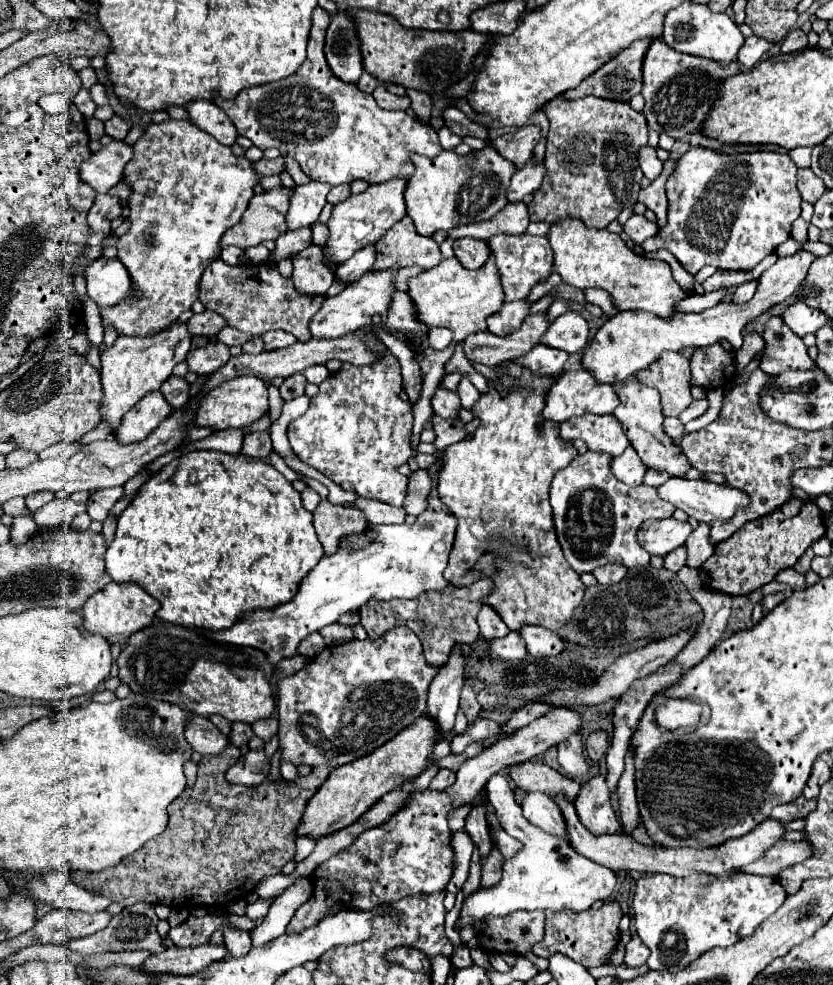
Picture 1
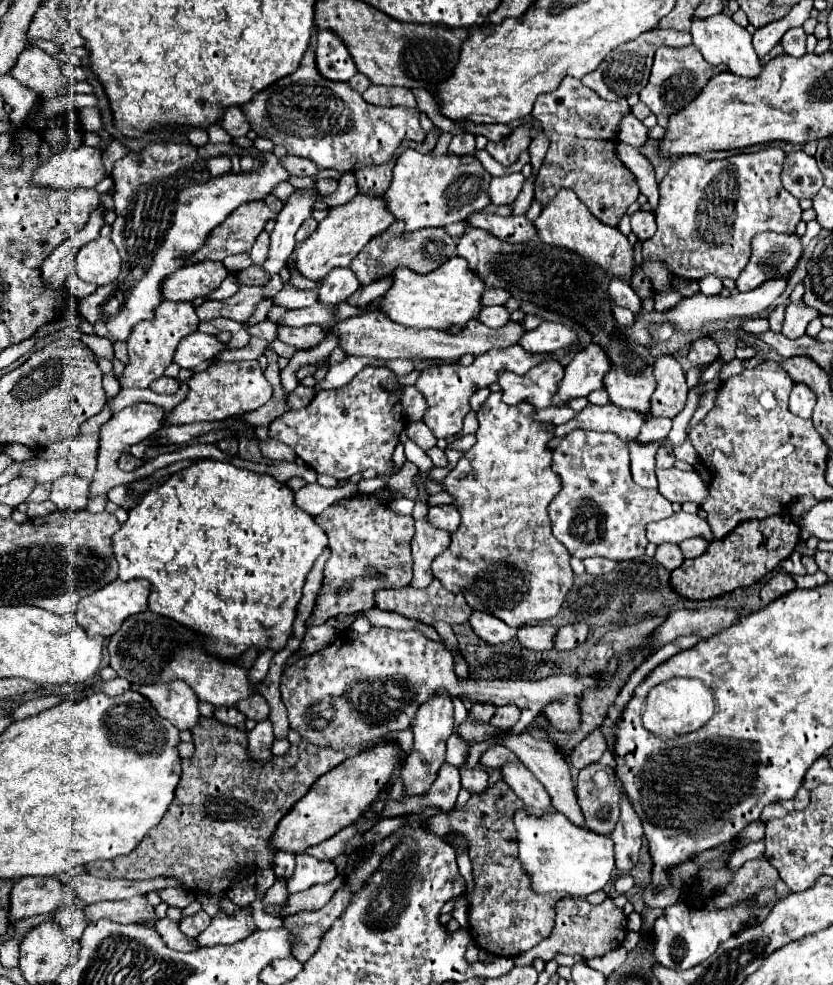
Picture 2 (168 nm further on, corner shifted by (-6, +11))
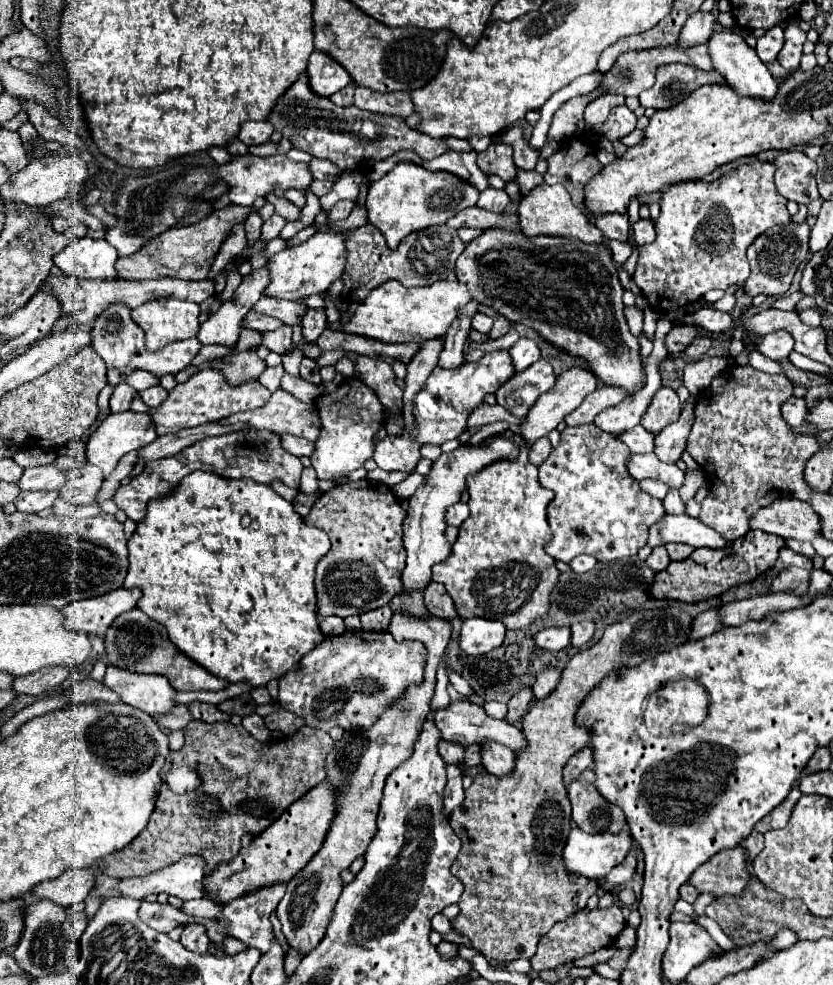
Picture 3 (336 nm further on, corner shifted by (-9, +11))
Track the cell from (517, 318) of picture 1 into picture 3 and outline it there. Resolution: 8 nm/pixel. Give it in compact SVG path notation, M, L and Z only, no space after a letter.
M477 313L473 317L473 321L471 321L471 327L477 329L477 331L481 331L481 333L489 333L491 327L493 327L493 319L487 317L487 315L483 315L483 313Z

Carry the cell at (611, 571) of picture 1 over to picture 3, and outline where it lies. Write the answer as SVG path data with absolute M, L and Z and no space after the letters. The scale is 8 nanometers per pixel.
M579 555L579 557L575 557L569 565L571 565L573 571L577 571L577 573L587 573L589 569L595 569L597 559L595 559L595 557L589 557L589 555Z

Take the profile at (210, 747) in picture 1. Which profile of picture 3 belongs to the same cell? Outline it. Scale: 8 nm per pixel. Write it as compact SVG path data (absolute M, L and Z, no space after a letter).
M107 665L103 683L119 693L121 701L147 711L149 715L167 715L179 703L175 701L177 689L169 685L167 677L161 675L139 675Z

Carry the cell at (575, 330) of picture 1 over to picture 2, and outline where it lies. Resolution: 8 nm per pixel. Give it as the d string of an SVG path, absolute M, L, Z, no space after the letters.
M540 323L536 329L526 331L518 345L530 355L554 353L558 349L566 349L576 341L576 331L562 323Z

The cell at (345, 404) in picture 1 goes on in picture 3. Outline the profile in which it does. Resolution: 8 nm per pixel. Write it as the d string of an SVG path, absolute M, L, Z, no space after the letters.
M347 379L333 393L321 395L315 405L321 417L321 433L315 441L311 465L319 479L347 477L351 471L363 467L363 463L373 457L373 439L385 427L385 409L377 393L357 379Z

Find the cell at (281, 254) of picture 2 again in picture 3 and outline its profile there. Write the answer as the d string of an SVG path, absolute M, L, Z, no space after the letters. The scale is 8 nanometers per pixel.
M261 267L251 271L251 275L243 277L243 283L235 291L235 295L223 303L215 315L211 315L197 335L203 345L219 343L233 347L239 339L239 321L247 315L247 311L261 299L265 285L269 285L269 267Z

